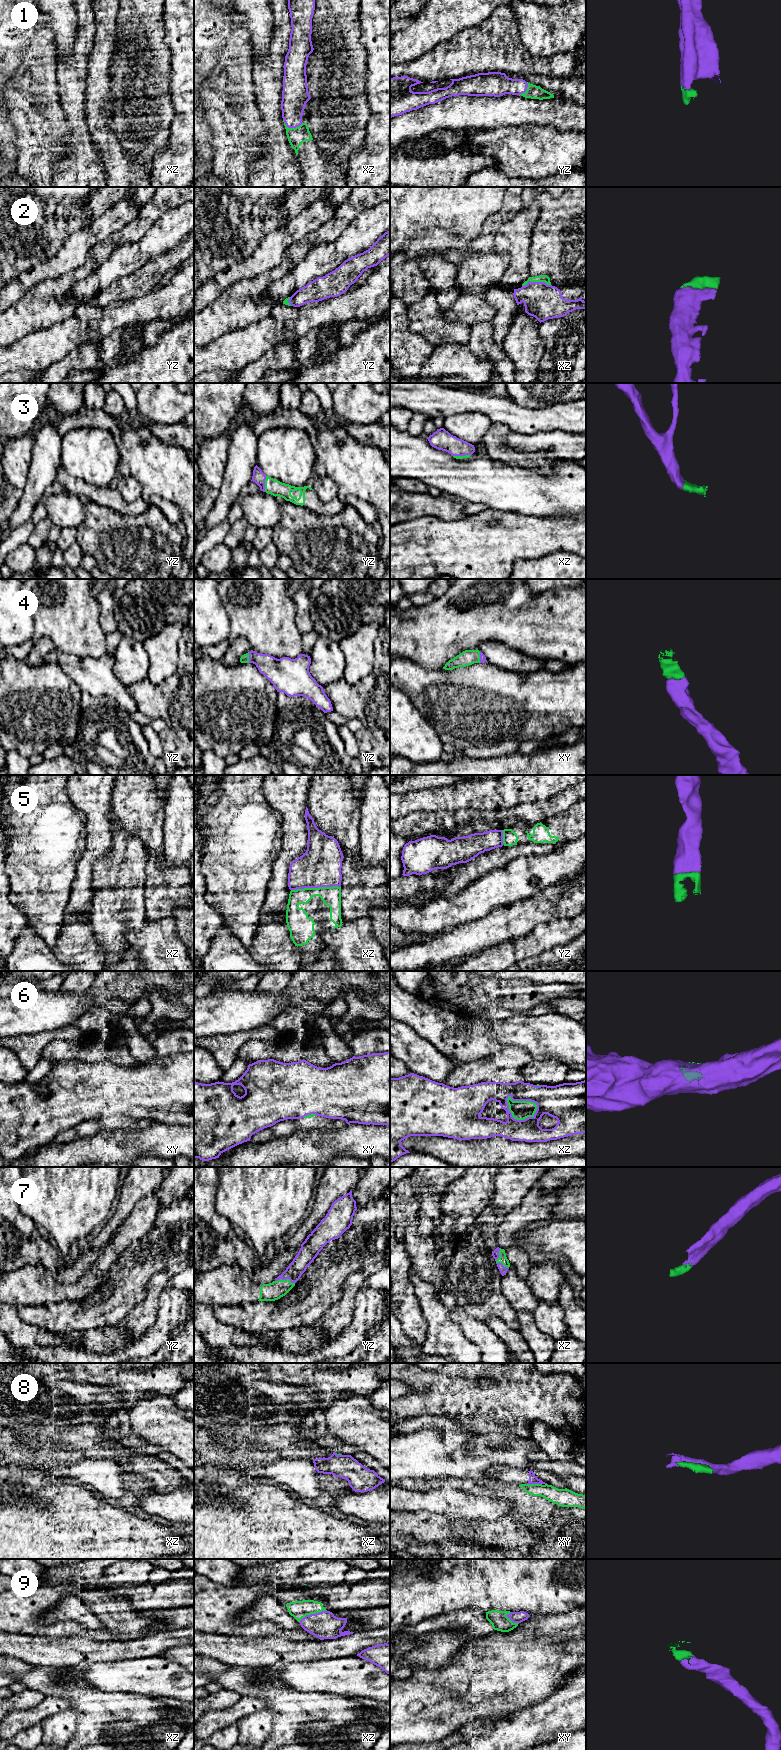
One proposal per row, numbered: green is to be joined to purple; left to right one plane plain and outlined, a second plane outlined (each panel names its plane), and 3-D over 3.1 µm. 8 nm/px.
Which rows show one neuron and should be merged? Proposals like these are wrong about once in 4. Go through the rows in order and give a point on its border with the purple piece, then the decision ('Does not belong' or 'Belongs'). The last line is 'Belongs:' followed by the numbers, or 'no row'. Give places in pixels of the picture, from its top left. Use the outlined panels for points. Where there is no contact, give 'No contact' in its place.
1: Touches purple at xz (291, 127). Belongs
2: Touches purple at xz (536, 282). Belongs
3: Touches purple at yz (264, 484). Belongs
4: Touches purple at yz (249, 657). Belongs
5: Touches purple at xz (315, 887). Belongs
6: Touches purple at xz (527, 1100). Does not belong
7: Touches purple at yz (285, 1279). Belongs
8: Touches purple at xy (534, 1483). Does not belong
9: Touches purple at xz (312, 1614). Belongs
Belongs: 1, 2, 3, 4, 5, 7, 9

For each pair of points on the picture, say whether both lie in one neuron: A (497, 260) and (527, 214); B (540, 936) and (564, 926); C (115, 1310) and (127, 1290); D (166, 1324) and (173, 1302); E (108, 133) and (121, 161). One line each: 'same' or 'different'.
A: different
B: same
C: same
D: same
E: same

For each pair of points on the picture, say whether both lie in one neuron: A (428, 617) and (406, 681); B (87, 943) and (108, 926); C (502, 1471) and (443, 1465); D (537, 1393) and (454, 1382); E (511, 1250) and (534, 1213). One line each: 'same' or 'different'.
A: different
B: different
C: different
D: same
E: same

